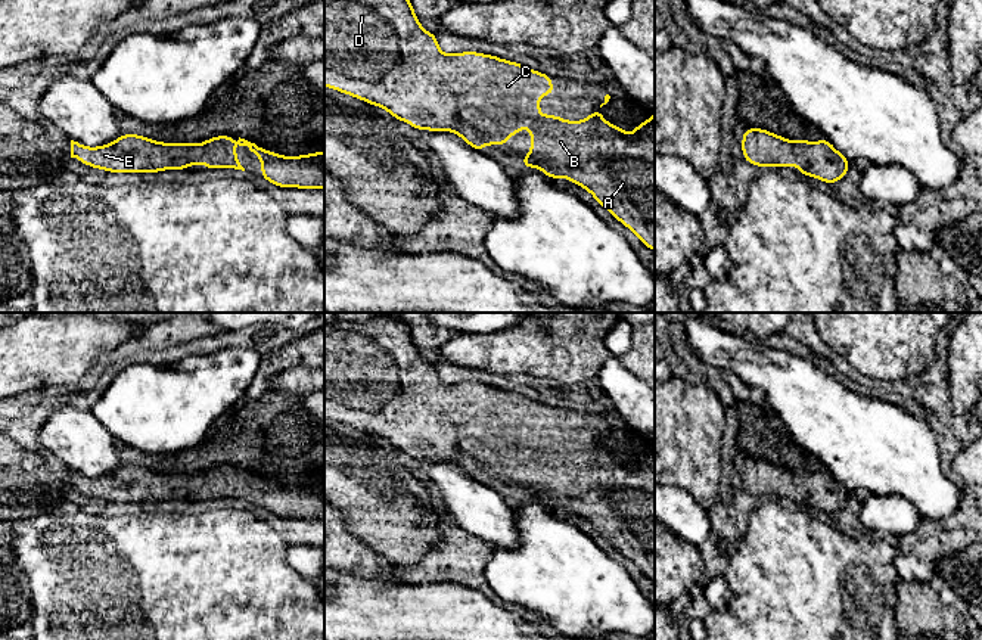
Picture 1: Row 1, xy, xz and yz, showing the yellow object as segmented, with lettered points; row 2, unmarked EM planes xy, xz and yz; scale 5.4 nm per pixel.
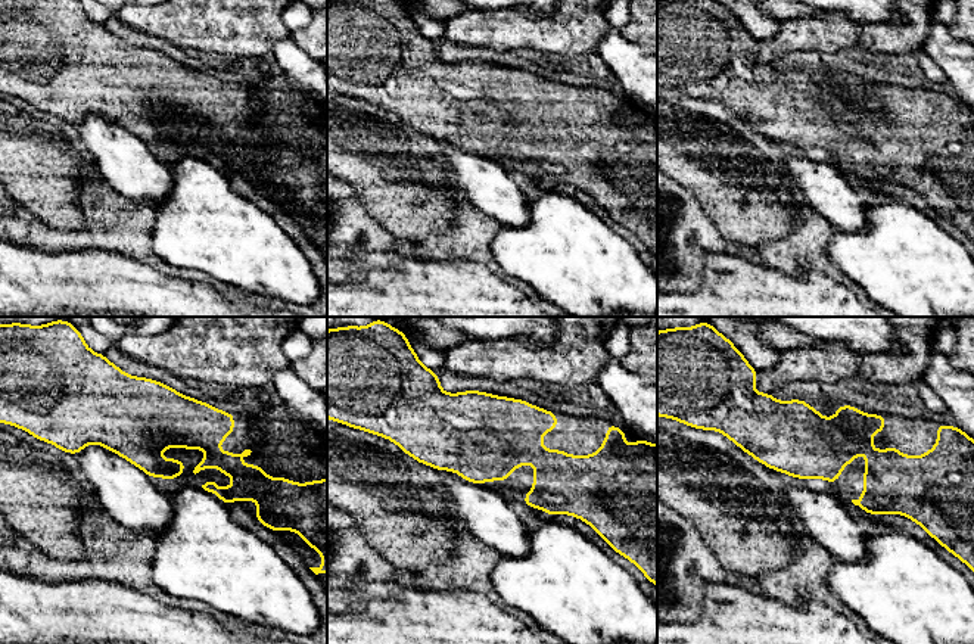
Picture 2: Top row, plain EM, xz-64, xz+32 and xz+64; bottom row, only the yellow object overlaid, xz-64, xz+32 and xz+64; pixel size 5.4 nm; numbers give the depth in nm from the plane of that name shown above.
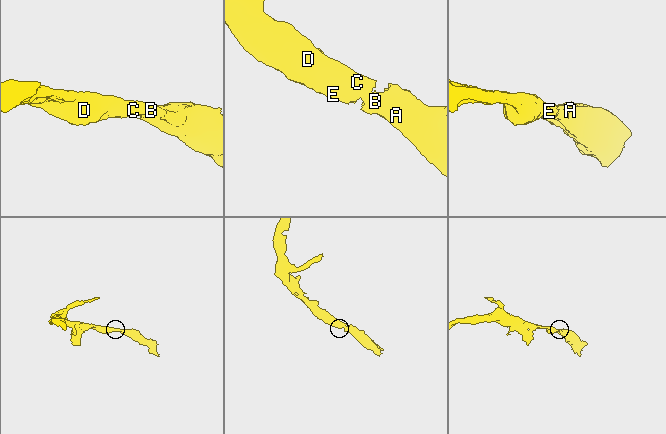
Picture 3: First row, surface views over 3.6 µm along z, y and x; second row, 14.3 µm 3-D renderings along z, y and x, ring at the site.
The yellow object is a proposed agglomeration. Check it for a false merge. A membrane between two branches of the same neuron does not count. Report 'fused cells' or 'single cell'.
single cell

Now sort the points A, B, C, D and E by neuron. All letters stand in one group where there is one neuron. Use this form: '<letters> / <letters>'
A B C D E

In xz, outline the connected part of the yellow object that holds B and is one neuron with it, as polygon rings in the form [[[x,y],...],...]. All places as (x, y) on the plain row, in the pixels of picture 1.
[[[392,314],[376,316],[364,323],[336,321],[324,324],[324,416],[370,435],[386,439],[416,460],[451,462],[482,482],[485,475],[504,476],[518,462],[531,460],[531,484],[522,487],[522,498],[541,500],[550,510],[565,507],[590,522],[622,556],[628,557],[655,582],[655,441],[630,466],[607,453],[600,438],[584,451],[566,451],[540,444],[540,426],[551,426],[551,407],[525,395],[492,385],[462,382],[445,385],[436,366],[422,358],[408,326]]]

